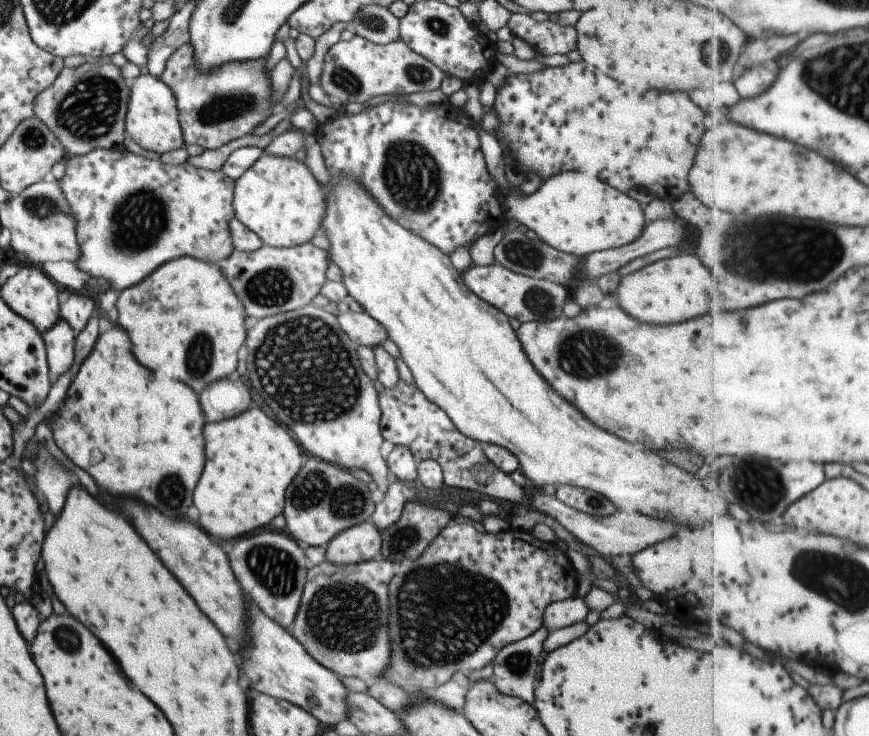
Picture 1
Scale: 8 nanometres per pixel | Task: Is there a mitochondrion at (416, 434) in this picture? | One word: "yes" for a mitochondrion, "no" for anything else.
no

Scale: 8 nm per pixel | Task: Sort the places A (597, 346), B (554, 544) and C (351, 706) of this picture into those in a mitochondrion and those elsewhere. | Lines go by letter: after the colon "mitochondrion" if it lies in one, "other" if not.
A: mitochondrion
B: other
C: other

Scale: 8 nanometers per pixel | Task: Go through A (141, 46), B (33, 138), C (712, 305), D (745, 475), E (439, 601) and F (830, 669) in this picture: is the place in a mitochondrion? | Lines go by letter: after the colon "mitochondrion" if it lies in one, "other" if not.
A: other
B: mitochondrion
C: other
D: mitochondrion
E: mitochondrion
F: other

